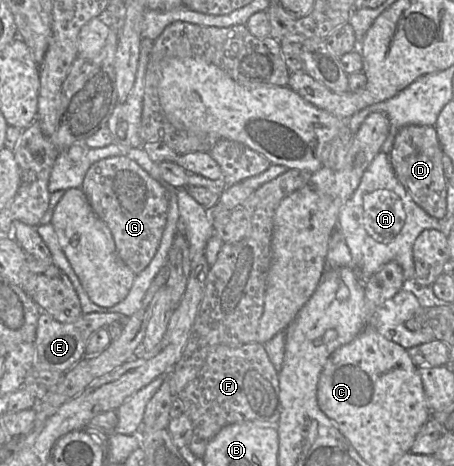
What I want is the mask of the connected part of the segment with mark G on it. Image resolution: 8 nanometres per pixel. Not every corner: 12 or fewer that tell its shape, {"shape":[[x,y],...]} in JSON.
{"shape":[[119,155],[80,189],[136,275],[167,223],[166,188]]}

